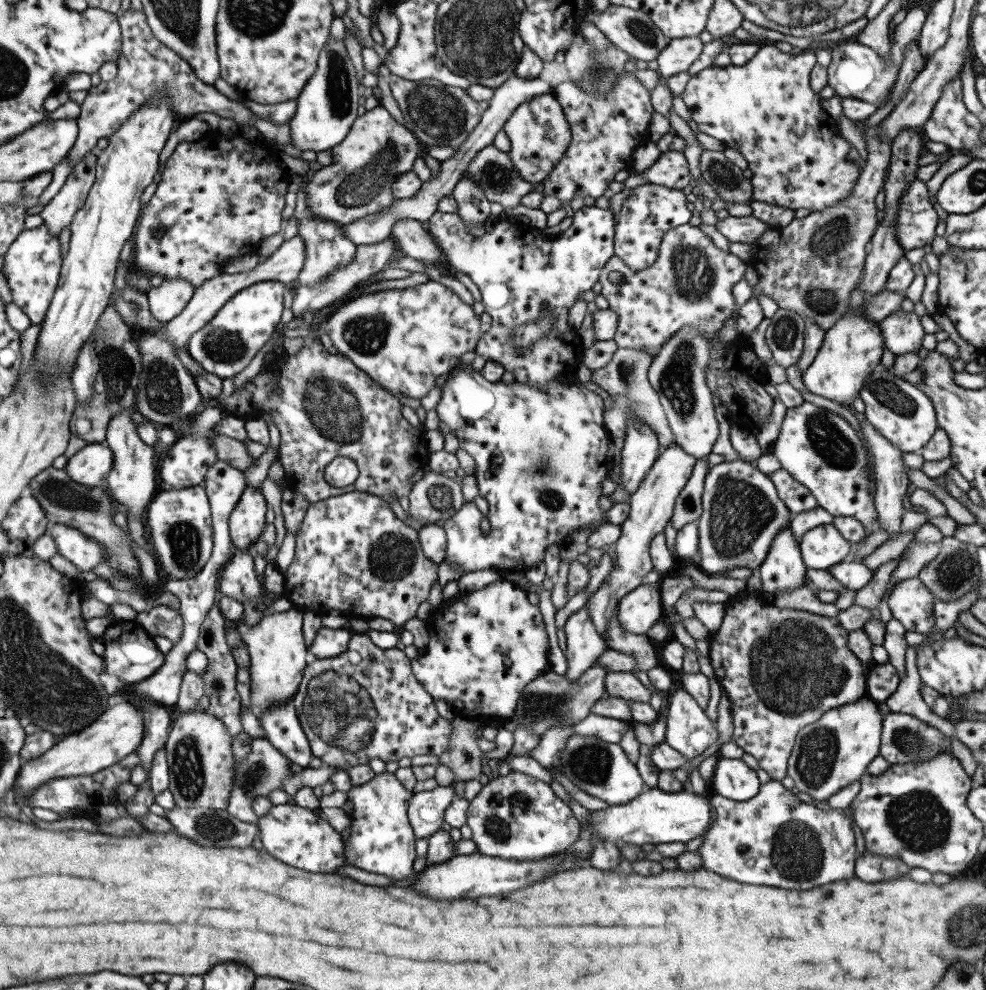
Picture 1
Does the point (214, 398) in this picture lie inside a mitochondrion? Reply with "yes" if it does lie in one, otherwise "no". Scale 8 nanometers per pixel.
no

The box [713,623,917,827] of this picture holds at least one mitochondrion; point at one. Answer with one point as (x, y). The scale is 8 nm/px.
(817, 752)

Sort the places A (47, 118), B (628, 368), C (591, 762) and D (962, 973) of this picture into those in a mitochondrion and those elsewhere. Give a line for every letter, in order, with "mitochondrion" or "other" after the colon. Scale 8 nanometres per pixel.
A: other
B: mitochondrion
C: mitochondrion
D: mitochondrion

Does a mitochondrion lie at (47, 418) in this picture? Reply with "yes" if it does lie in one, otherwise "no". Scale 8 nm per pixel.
no

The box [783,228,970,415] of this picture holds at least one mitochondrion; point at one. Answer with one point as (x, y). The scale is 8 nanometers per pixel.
(823, 299)

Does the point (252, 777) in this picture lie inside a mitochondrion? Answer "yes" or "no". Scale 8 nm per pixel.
yes

